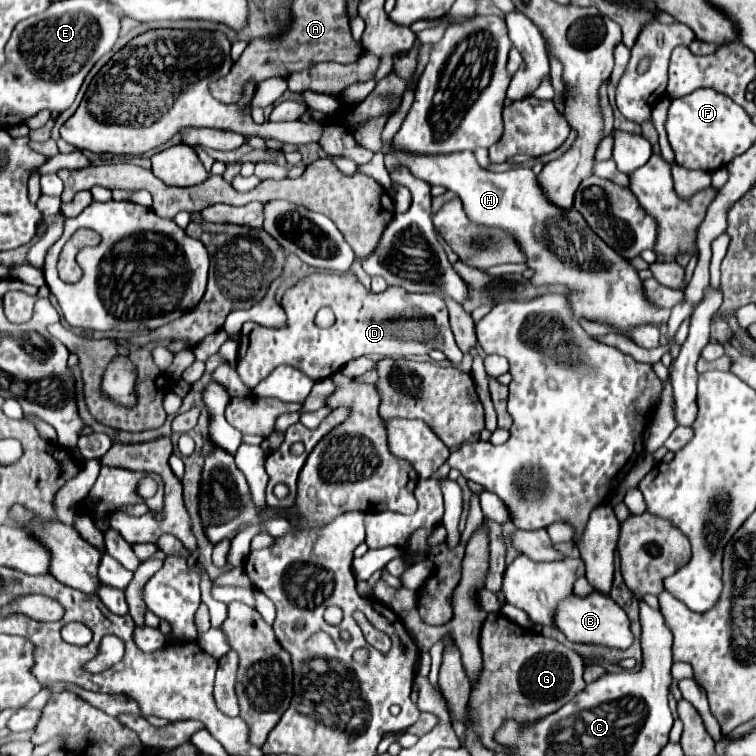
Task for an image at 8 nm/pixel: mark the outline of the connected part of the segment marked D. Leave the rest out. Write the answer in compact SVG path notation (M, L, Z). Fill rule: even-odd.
M313 274L303 280L299 280L295 286L291 286L283 300L281 306L287 314L287 326L279 330L271 330L259 324L243 324L241 336L239 336L239 356L237 356L237 370L239 376L247 382L247 386L255 388L271 370L279 364L293 364L299 366L305 374L311 374L311 378L327 378L339 372L349 360L367 356L367 354L377 354L377 356L413 356L413 354L429 354L429 350L441 350L447 360L453 362L453 366L461 364L461 350L455 344L449 318L447 318L447 306L443 300L435 298L433 294L407 294L405 290L399 288L387 288L381 294L367 292L357 280L351 278L351 274ZM329 306L335 312L335 324L331 328L319 328L315 326L315 314L319 308Z

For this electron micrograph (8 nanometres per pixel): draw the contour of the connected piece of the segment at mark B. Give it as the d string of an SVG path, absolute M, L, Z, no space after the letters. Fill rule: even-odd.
M593 592L587 598L577 598L577 596L567 598L567 602L561 602L561 608L555 612L555 622L559 622L559 630L567 636L567 640L577 644L595 644L595 646L627 650L635 642L635 636L631 632L631 622L625 610L613 598L601 592Z

